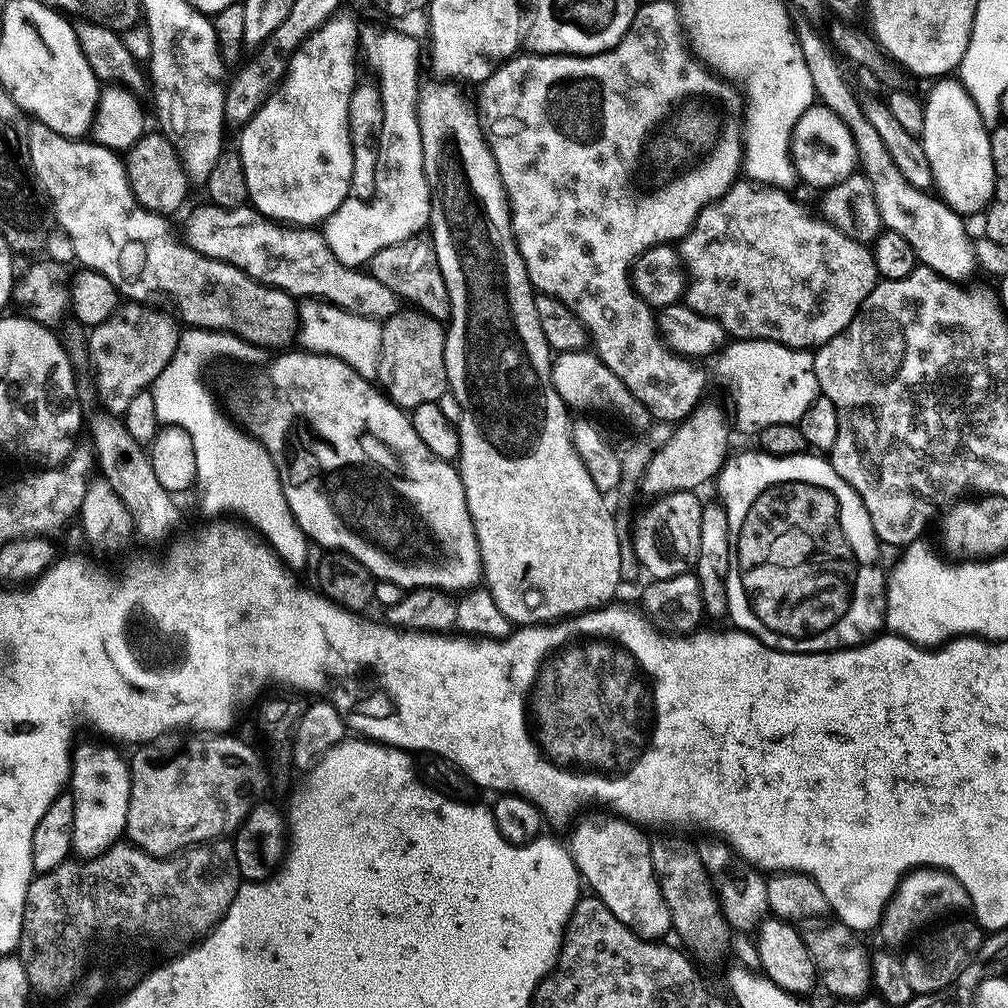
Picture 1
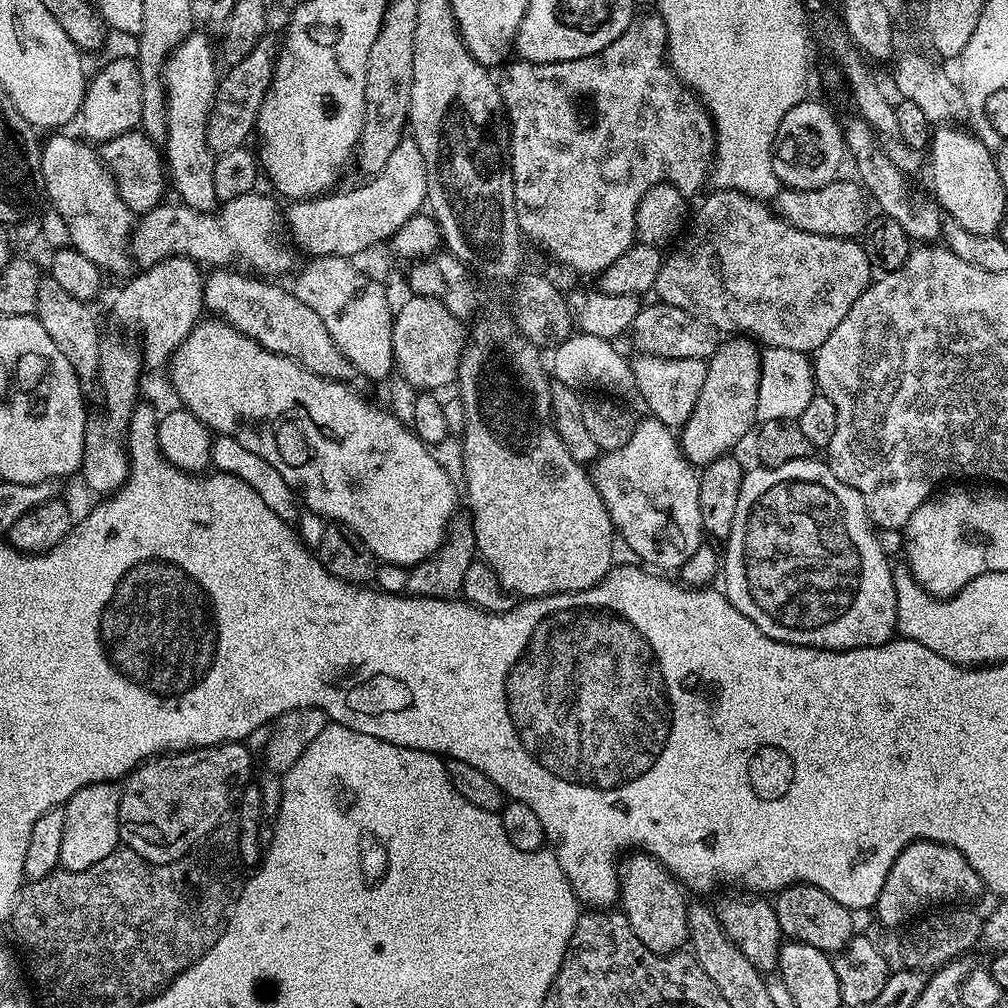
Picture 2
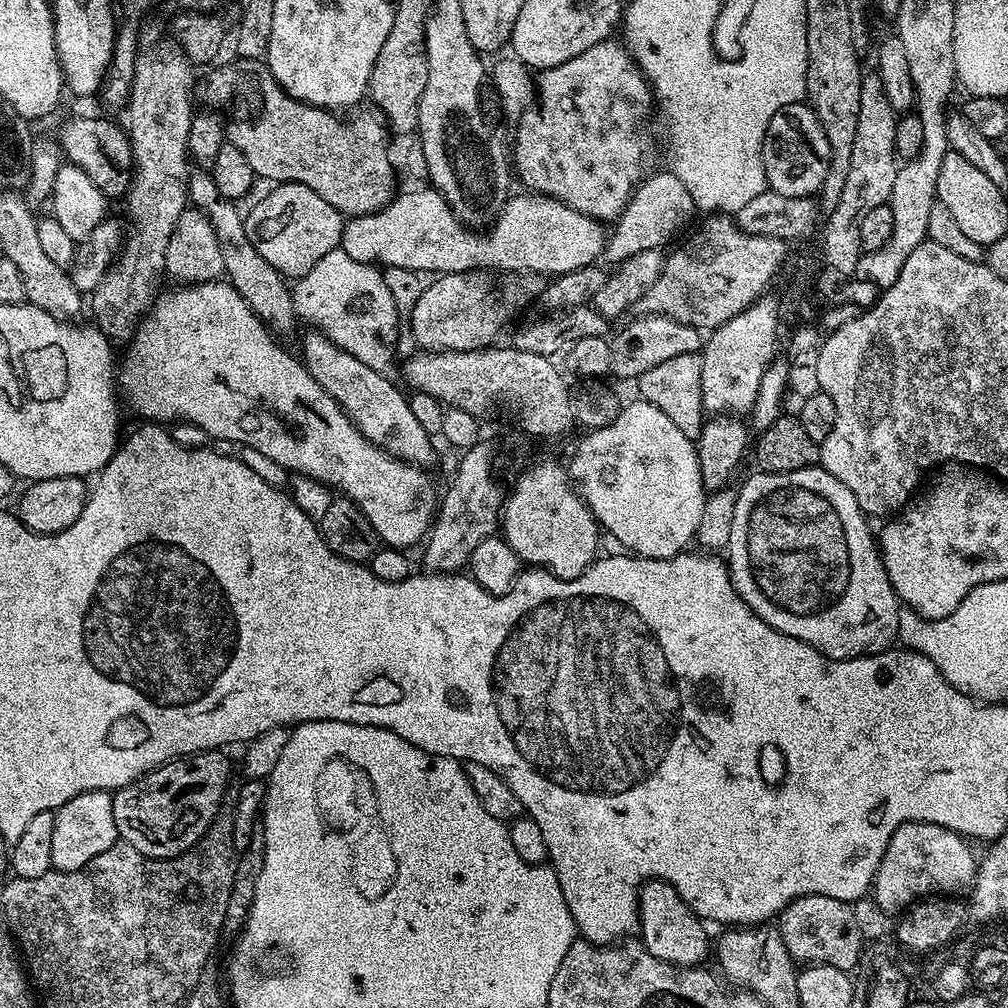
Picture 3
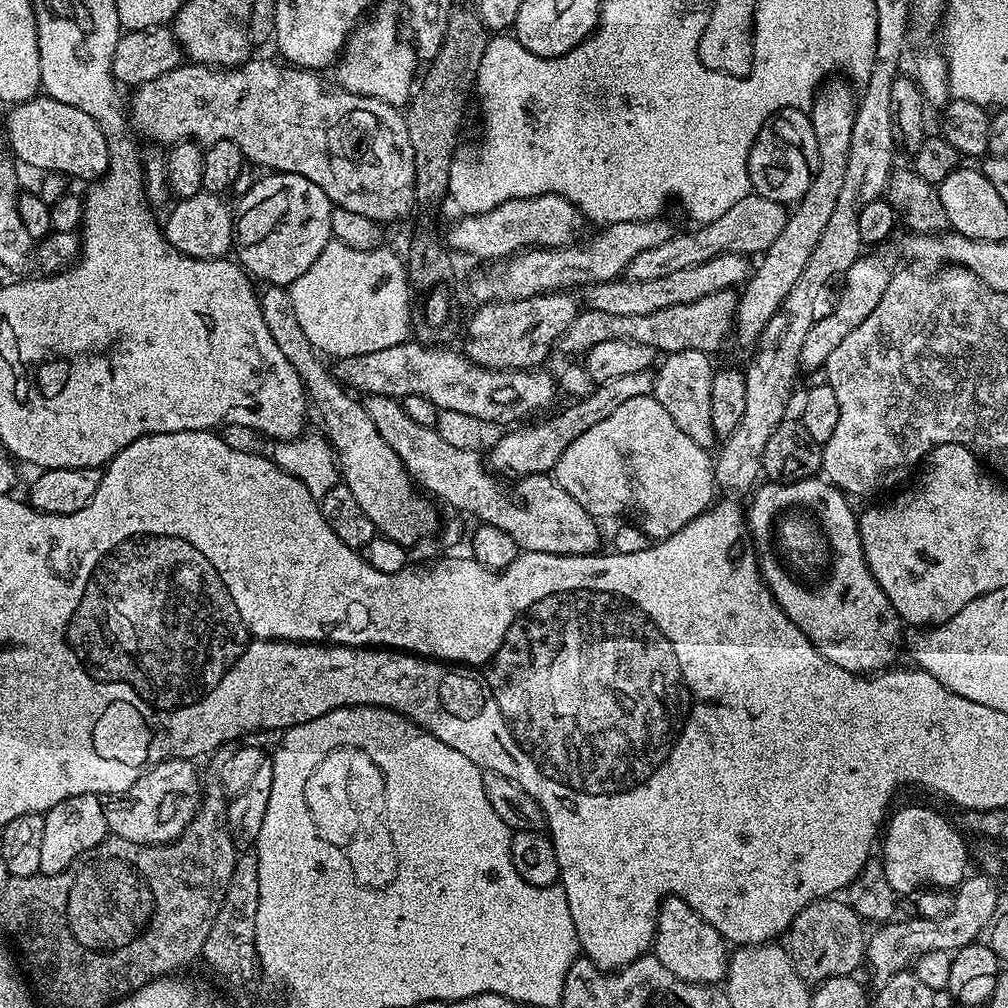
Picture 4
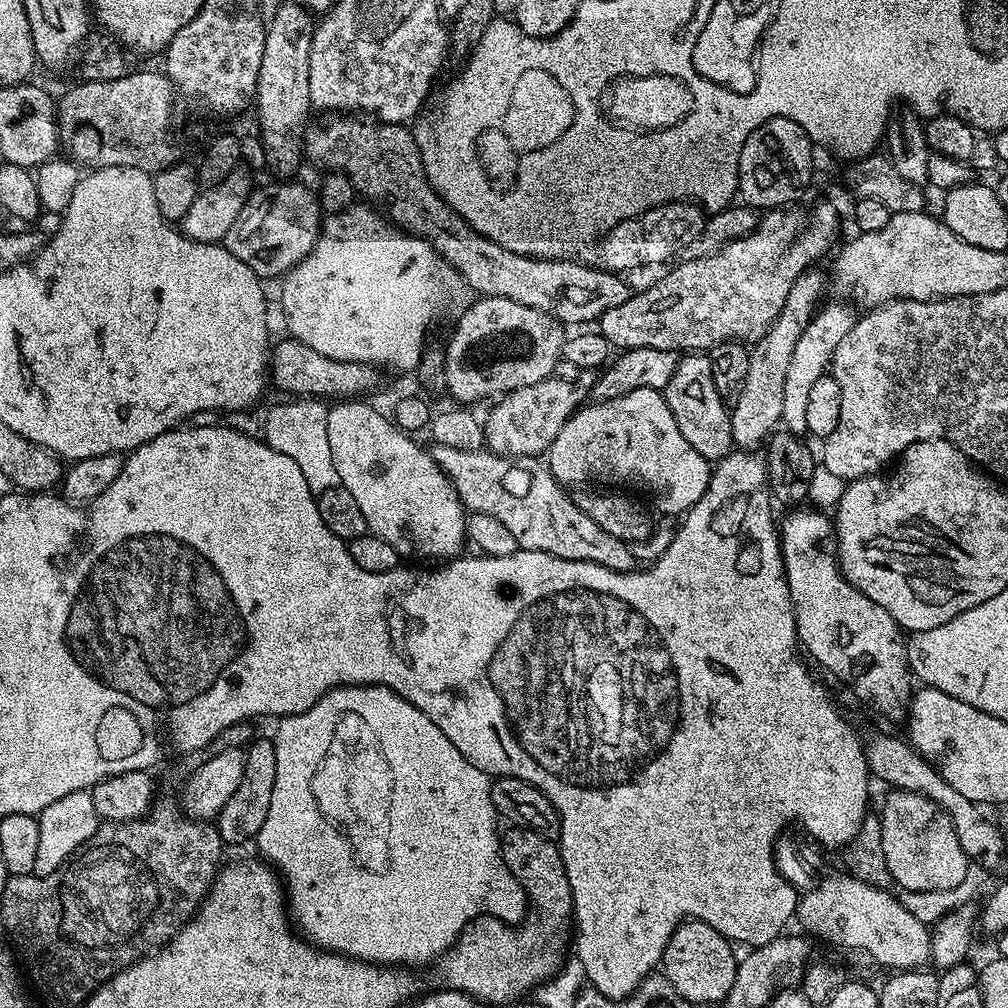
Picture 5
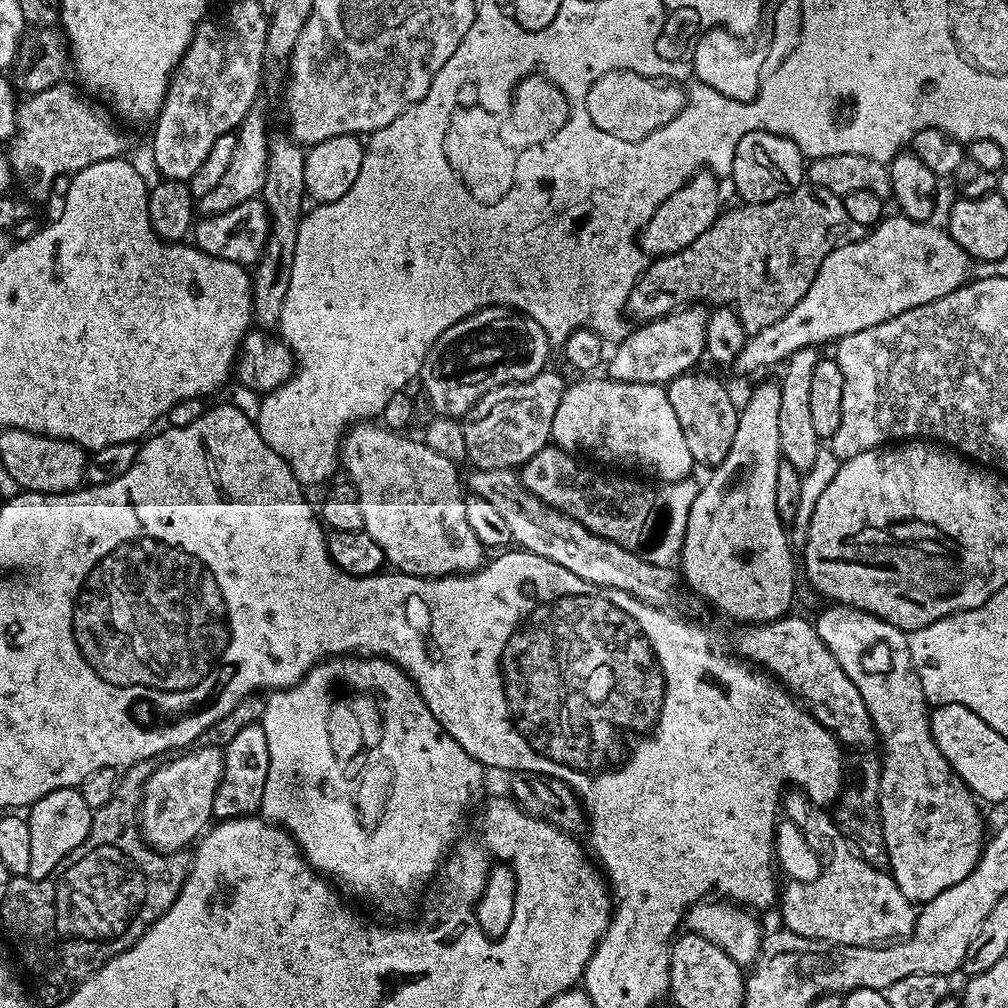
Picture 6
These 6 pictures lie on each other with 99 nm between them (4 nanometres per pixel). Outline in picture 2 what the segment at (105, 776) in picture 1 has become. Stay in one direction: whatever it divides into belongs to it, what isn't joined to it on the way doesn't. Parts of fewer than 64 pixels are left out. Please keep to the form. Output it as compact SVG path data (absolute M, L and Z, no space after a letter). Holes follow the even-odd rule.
M115 783L91 784L78 790L63 805L66 814L66 827L62 833L62 854L60 868L66 872L90 870L94 862L102 862L121 843L118 806L120 788Z

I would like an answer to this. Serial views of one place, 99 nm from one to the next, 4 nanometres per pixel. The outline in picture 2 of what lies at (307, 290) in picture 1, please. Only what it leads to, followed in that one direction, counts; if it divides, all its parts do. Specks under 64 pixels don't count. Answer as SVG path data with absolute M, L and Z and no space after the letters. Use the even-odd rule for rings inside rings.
M257 190L251 192L250 194L242 194L239 198L230 198L229 200L223 201L215 210L211 212L199 212L194 210L190 206L179 202L173 202L173 204L168 204L169 202L161 202L157 208L150 210L149 212L143 213L142 218L135 221L134 227L130 233L130 252L136 255L136 260L145 269L153 268L154 265L159 262L159 260L165 260L167 256L189 256L191 260L196 261L202 266L207 266L207 264L212 264L208 266L232 266L235 260L242 260L245 264L243 267L245 269L251 270L253 273L259 274L264 278L280 278L283 272L288 272L292 268L292 252L294 253L294 248L291 243L286 239L285 229L282 227L282 212L276 209L276 204L268 196L263 196L263 191Z

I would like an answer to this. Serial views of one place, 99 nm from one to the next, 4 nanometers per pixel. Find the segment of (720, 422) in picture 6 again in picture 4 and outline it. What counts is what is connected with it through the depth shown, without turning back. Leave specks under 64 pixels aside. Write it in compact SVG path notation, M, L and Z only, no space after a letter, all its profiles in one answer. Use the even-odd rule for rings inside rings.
M698 350L669 352L655 369L651 390L651 395L656 397L662 410L674 418L674 426L678 426L678 430L682 430L690 442L698 442L698 446L709 450L715 449L718 444L714 422L710 420L710 382L714 371L712 360L709 353Z

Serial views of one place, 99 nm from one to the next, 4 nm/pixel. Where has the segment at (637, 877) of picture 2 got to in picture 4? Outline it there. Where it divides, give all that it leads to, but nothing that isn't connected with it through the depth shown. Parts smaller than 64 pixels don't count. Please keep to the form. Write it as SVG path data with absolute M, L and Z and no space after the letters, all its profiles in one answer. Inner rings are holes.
M665 896L660 902L656 919L656 939L652 942L651 951L674 974L691 984L719 985L728 975L729 945L724 937L710 926L682 898Z

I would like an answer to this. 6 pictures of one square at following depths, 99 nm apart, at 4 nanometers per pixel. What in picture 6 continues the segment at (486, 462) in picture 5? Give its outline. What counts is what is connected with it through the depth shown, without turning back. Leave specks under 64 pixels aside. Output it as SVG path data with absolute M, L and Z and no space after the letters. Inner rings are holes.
M478 468L469 473L466 476L467 491L473 496L486 498L486 502L491 502L498 509L513 541L523 551L550 558L550 562L558 562L558 566L570 570L570 574L578 574L578 578L586 578L586 582L594 582L610 590L622 590L647 604L671 605L672 595L676 592L676 580L678 584L675 567L656 566L649 558L643 555L640 557L639 551L623 548L601 536L593 536L590 530L586 530L586 526L582 526L582 522L574 522L574 518L530 494L519 475L511 468Z

